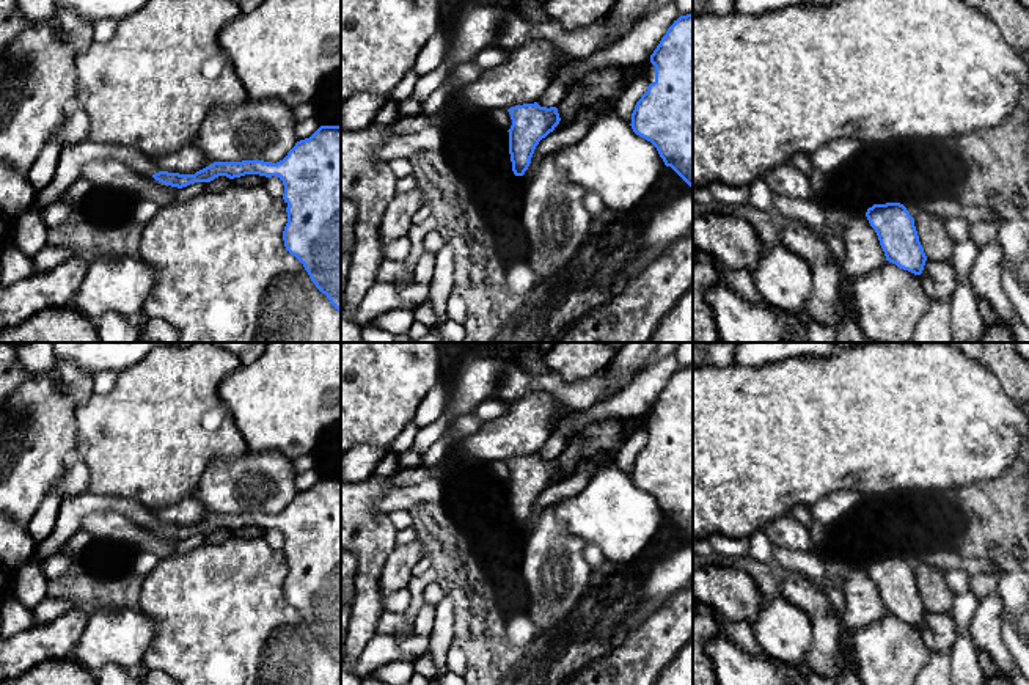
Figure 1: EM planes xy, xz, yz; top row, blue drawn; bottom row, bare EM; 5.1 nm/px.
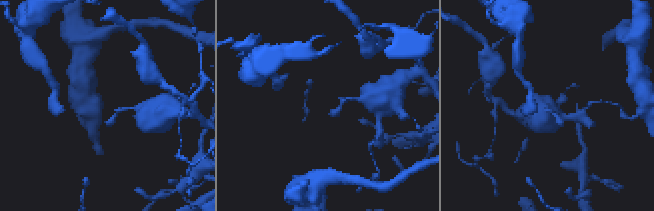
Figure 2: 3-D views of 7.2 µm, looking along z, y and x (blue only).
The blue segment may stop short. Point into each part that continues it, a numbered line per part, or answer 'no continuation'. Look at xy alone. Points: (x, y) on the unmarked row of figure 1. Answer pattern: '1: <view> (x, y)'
1: xy (73, 509)

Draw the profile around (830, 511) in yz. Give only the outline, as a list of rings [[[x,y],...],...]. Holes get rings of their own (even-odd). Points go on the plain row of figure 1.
[[[840,490],[820,498],[812,507],[812,517],[826,529],[837,526],[859,503],[862,495],[855,490]]]

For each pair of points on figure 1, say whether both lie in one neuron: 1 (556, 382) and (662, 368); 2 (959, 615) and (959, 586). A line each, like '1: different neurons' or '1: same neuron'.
1: different neurons
2: different neurons

